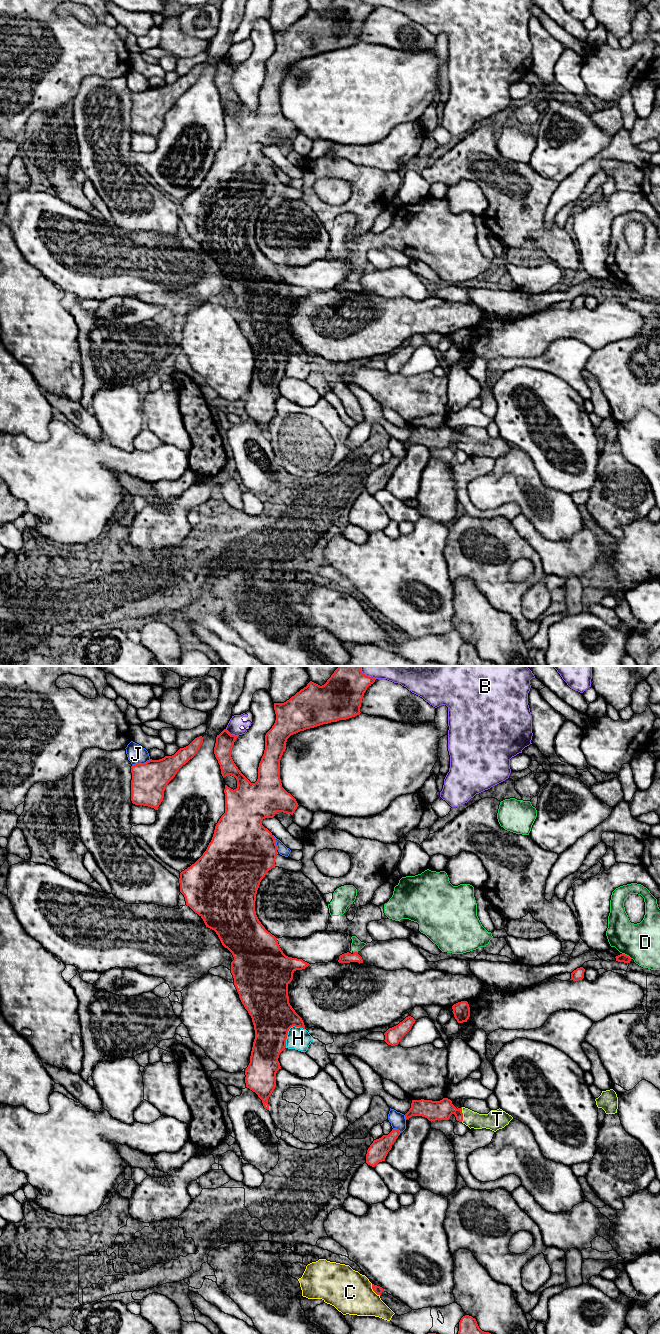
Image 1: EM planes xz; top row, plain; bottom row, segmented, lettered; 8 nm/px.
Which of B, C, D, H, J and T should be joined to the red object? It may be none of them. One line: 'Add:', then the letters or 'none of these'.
Add: T

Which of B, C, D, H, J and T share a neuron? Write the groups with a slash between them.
B / C / D / H / J / T

